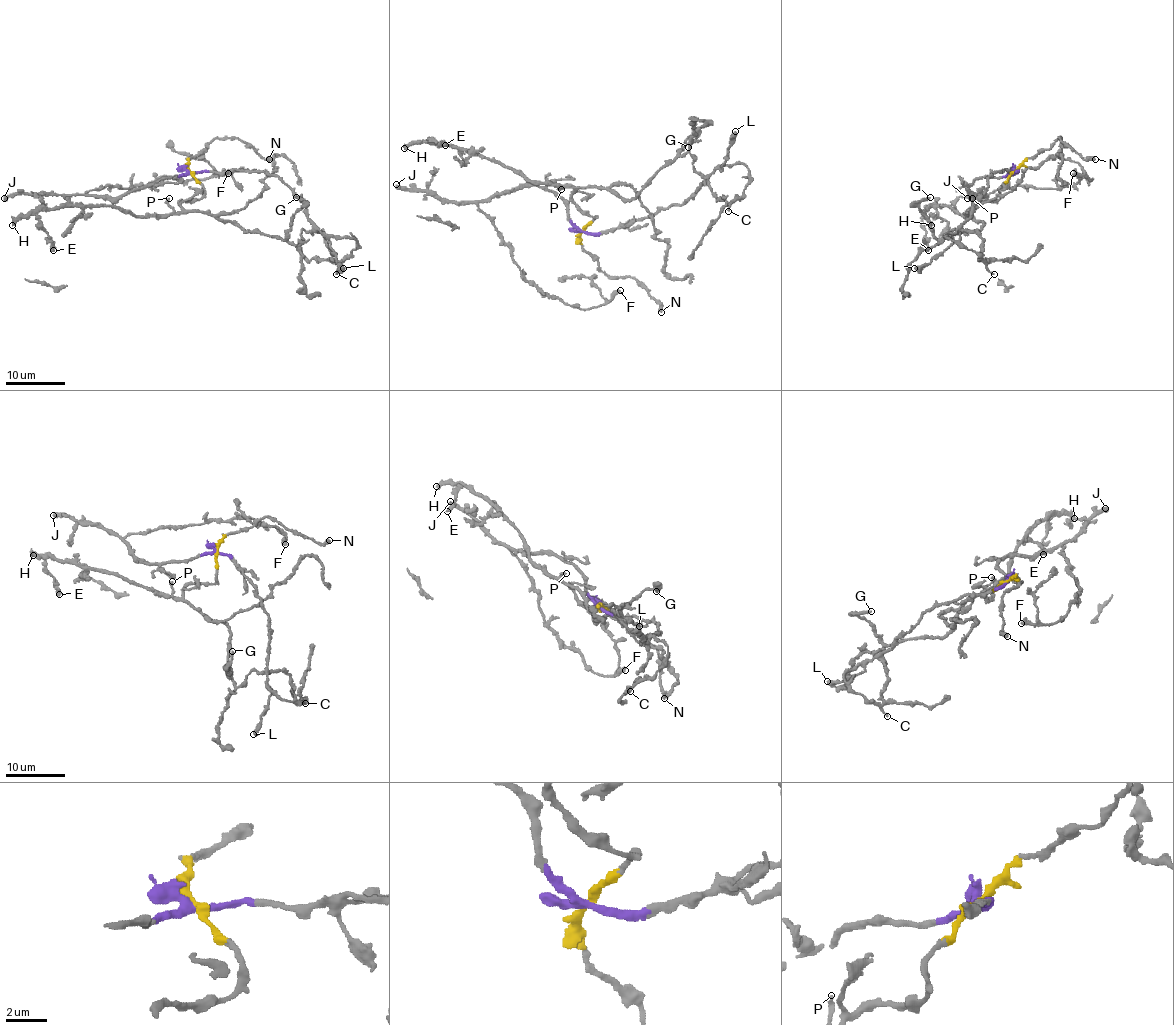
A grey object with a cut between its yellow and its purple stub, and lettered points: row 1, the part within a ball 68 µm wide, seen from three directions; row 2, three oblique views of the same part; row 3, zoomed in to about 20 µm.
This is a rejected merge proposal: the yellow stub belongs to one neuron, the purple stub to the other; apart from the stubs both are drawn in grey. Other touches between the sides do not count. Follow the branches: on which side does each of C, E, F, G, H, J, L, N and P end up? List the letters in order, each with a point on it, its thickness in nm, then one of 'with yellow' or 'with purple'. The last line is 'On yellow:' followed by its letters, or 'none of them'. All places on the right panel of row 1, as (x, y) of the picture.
C: at (994, 274); 190 nm thick; with purple
E: at (928, 250); 480 nm thick; with yellow
F: at (1073, 173); 320 nm thick; with purple
G: at (930, 197); 280 nm thick; with yellow
H: at (931, 225); 460 nm thick; with yellow
J: at (967, 198); 500 nm thick; with purple
L: at (914, 268); 500 nm thick; with purple
N: at (1095, 159); 480 nm thick; with yellow
P: at (972, 198); 240 nm thick; with yellow
On yellow: E, G, H, N, P

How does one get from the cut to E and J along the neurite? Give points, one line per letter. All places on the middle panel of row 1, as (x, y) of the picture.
E: (582, 232), (595, 217), (573, 200), (572, 187), (530, 183), (499, 163), (445, 145)
J: (582, 232), (569, 217), (569, 206), (536, 186), (474, 202), (447, 202), (396, 184)

